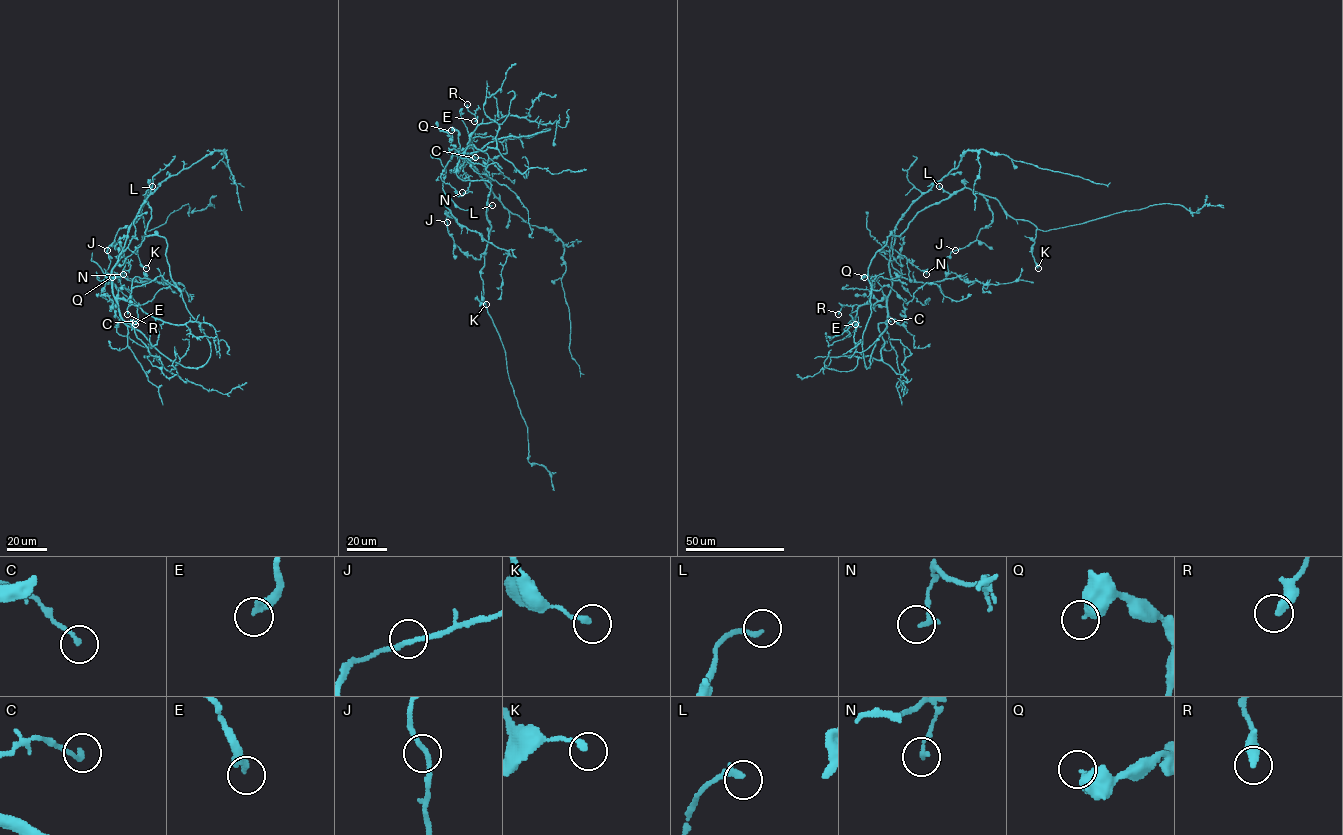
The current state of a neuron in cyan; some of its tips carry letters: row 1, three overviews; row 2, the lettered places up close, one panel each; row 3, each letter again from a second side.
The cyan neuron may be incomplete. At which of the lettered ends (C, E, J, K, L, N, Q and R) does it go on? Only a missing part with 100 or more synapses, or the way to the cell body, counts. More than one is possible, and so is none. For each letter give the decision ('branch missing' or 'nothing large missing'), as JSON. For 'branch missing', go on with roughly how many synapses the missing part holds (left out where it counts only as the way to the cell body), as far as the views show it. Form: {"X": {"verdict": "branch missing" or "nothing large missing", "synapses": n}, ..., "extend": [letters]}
{"C": {"verdict": "nothing large missing"}, "E": {"verdict": "nothing large missing"}, "J": {"verdict": "nothing large missing"}, "K": {"verdict": "nothing large missing"}, "L": {"verdict": "nothing large missing"}, "N": {"verdict": "nothing large missing"}, "Q": {"verdict": "nothing large missing"}, "R": {"verdict": "nothing large missing"}, "extend": []}

